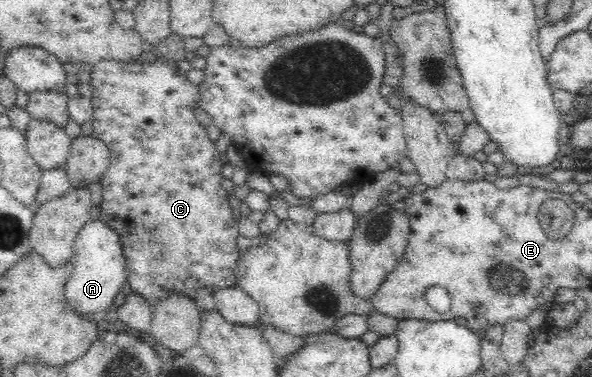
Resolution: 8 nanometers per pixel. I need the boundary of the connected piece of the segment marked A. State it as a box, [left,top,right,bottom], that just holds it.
[65,218,127,318]

